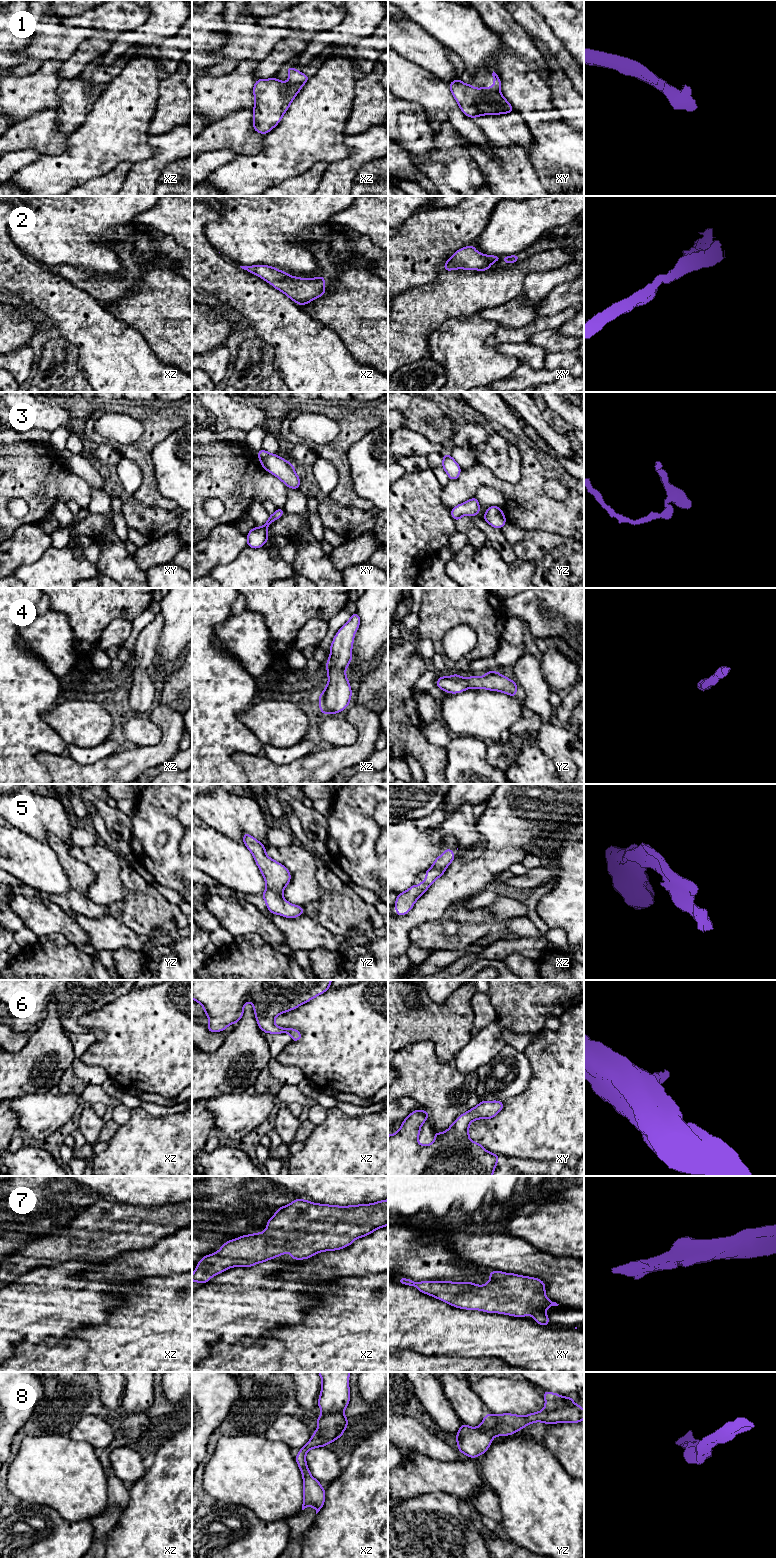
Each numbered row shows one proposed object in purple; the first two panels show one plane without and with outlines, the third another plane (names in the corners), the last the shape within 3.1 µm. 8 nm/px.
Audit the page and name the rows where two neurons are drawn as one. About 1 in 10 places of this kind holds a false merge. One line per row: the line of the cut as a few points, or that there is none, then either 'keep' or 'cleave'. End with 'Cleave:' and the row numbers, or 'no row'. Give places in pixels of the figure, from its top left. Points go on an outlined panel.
1: cut in xy along (482, 88), (499, 91); cleave
2: no cut; keep
3: no cut; keep
4: no cut; keep
5: no cut; keep
6: no cut; keep
7: no cut; keep
8: no cut; keep
Cleave: 1

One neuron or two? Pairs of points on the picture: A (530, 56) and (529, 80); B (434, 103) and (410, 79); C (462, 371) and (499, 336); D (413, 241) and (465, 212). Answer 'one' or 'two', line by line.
A: two
B: one
C: two
D: one

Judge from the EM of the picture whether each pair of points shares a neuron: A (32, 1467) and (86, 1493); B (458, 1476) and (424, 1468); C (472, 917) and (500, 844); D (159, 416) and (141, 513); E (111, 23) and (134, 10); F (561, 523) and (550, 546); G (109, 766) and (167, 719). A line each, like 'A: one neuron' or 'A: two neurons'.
A: one neuron
B: one neuron
C: two neurons
D: two neurons
E: one neuron
F: two neurons
G: one neuron

